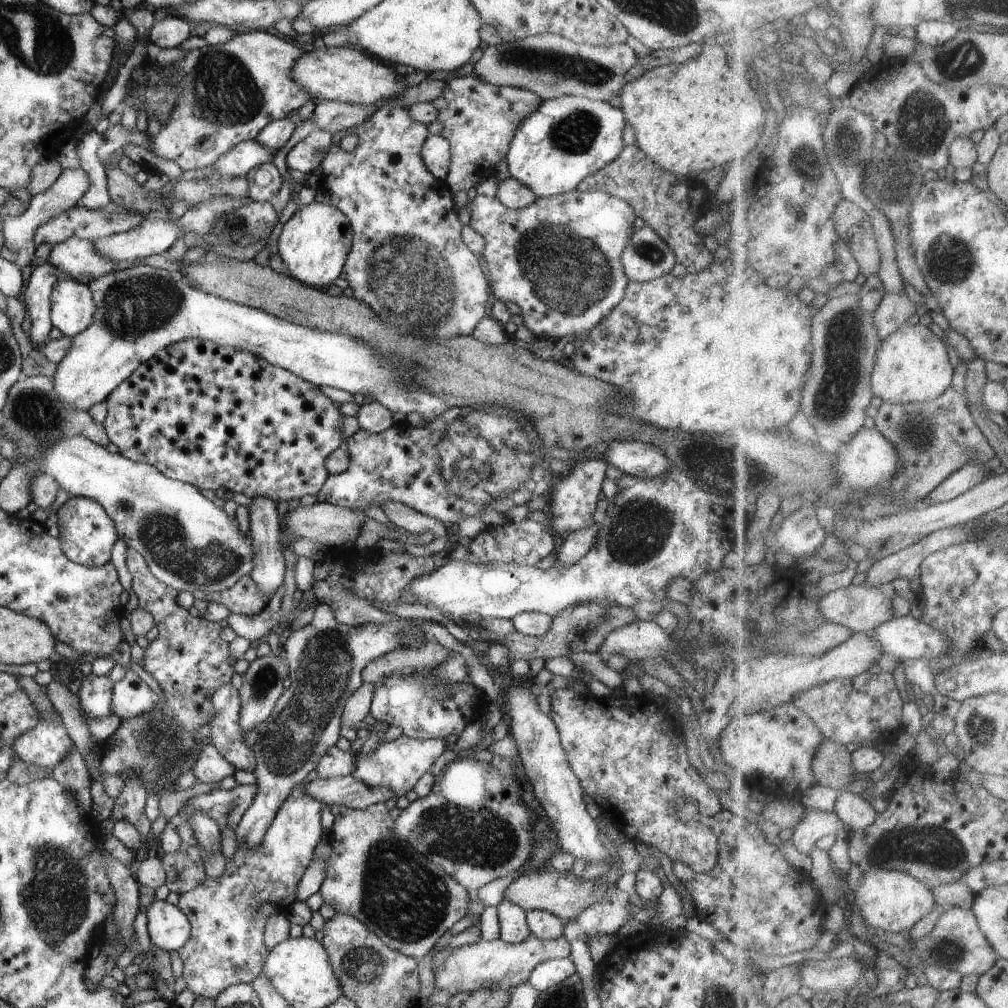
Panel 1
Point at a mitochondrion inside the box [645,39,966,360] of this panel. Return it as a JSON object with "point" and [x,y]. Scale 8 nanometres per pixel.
{"point":[921,124]}

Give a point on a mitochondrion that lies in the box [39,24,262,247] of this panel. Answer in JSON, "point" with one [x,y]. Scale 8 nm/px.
{"point":[156,97]}

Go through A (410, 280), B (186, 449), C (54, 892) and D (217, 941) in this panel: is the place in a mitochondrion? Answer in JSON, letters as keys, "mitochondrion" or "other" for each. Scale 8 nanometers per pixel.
{"A":"mitochondrion","B":"other","C":"mitochondrion","D":"other"}

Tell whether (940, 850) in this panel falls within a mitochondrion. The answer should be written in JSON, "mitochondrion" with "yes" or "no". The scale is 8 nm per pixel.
{"mitochondrion":"yes"}

